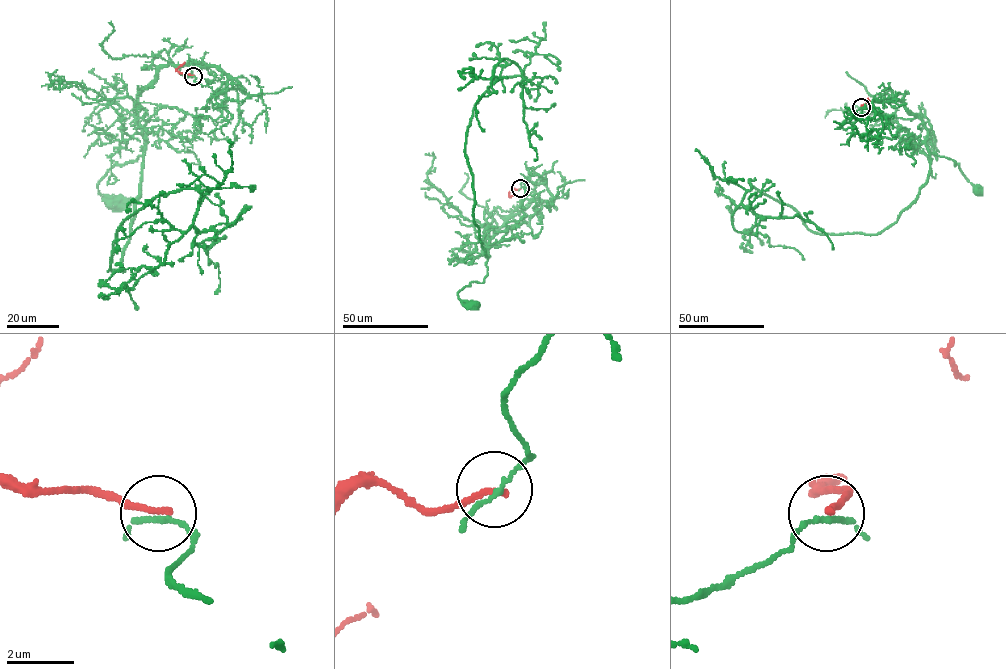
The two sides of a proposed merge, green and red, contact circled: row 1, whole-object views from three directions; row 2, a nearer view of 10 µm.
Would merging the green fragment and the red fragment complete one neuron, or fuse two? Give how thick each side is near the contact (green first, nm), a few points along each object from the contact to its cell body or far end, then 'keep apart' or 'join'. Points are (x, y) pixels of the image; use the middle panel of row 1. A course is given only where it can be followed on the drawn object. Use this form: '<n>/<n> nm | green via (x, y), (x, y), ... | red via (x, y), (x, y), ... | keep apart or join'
120/200 nm | green via (520, 189), (537, 173), (554, 200), (535, 199), (492, 236), (484, 281), (457, 293), (474, 304) | red via (520, 189), (513, 188), (508, 192), (509, 197), (514, 195) | keep apart

